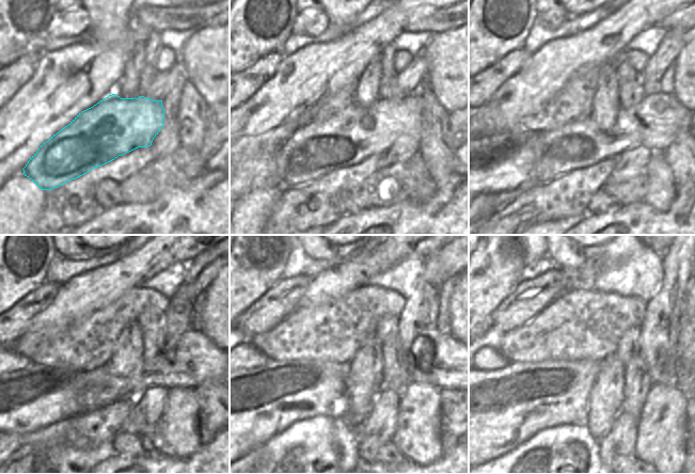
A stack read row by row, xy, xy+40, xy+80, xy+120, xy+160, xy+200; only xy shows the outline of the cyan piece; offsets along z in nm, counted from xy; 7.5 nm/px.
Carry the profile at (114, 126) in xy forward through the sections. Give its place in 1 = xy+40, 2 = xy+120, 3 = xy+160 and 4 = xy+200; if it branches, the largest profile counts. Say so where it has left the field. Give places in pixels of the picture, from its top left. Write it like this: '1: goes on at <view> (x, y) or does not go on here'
1: goes on at xy+40 (345, 138)
2: goes on at xy+120 (95, 389)
3: goes on at xy+160 (446, 357)
4: goes on at xy+200 (685, 369)

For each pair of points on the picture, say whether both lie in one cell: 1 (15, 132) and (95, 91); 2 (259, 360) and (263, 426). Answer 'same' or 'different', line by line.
1: same
2: different

